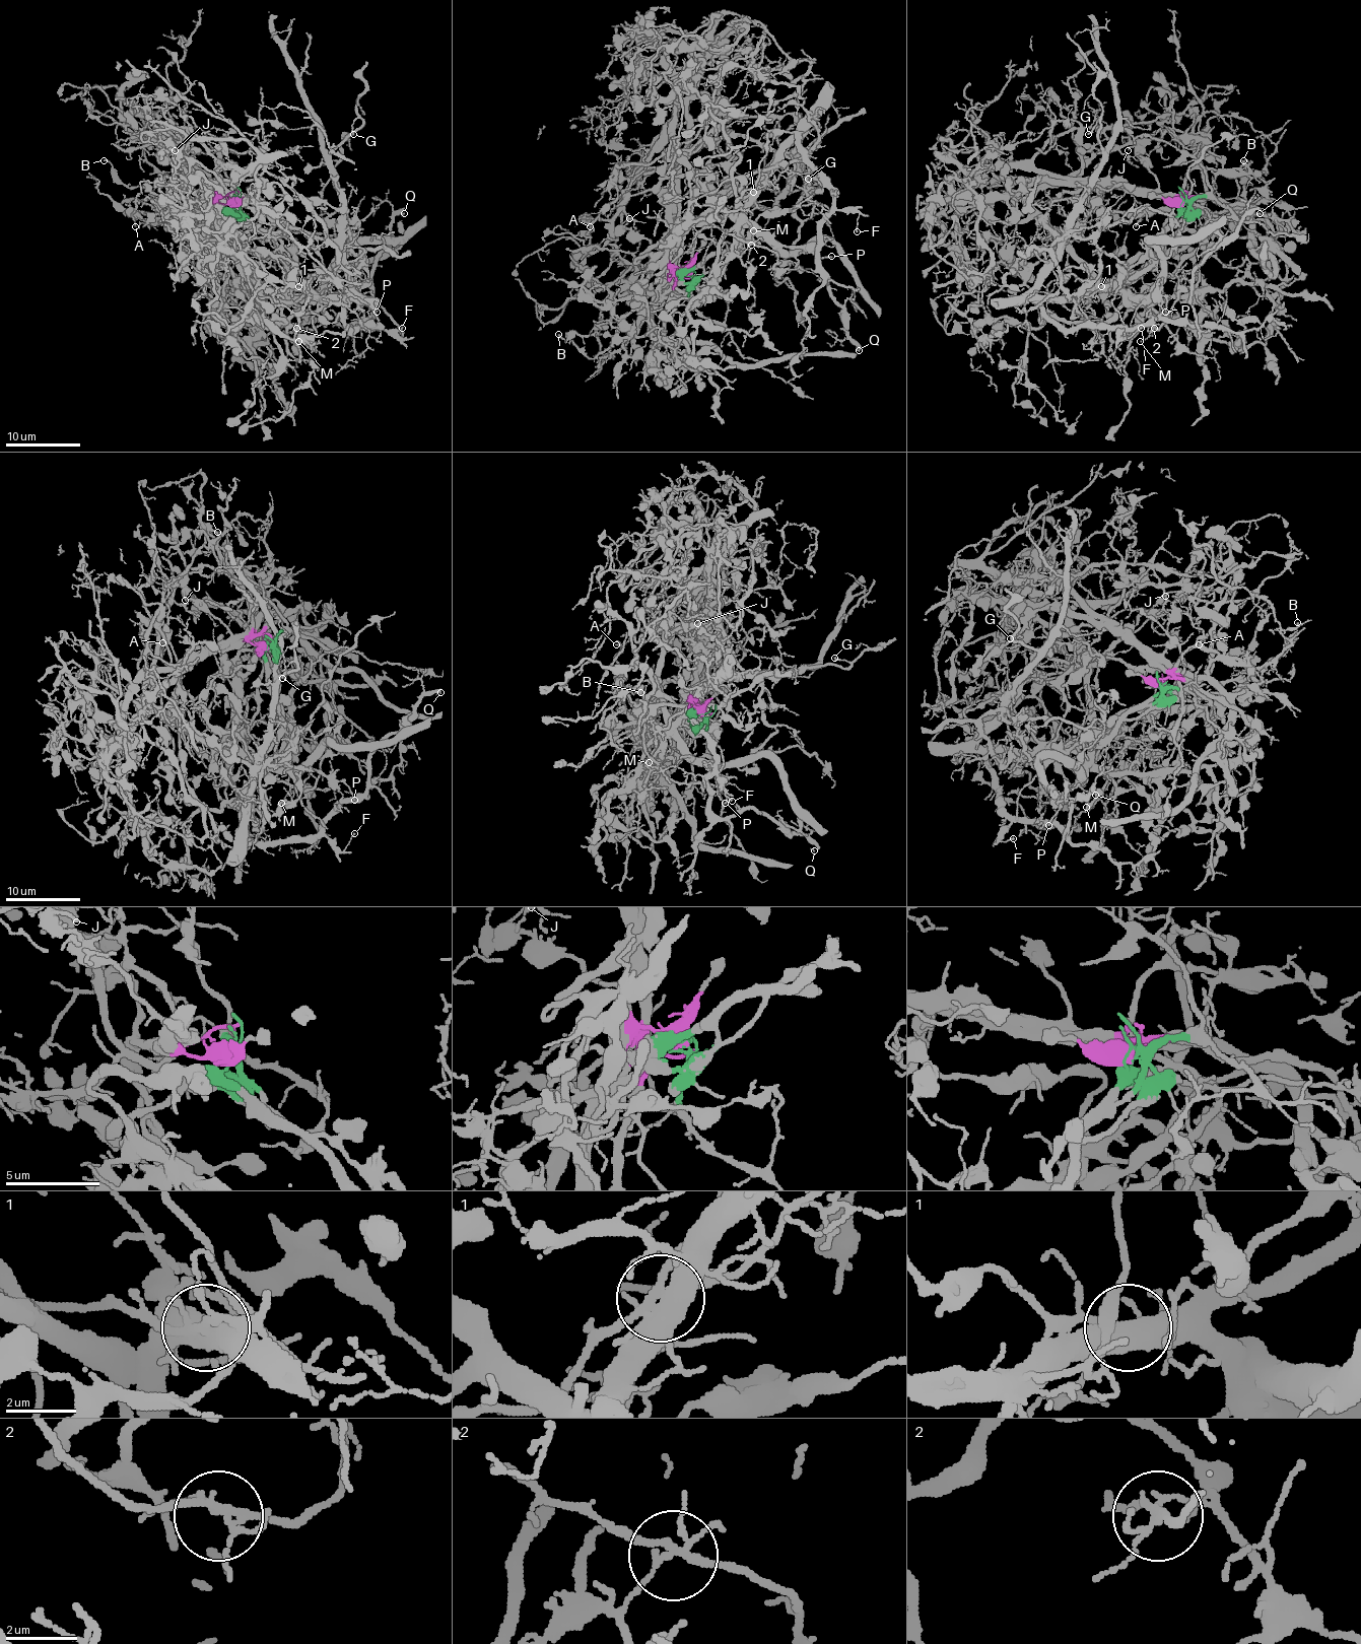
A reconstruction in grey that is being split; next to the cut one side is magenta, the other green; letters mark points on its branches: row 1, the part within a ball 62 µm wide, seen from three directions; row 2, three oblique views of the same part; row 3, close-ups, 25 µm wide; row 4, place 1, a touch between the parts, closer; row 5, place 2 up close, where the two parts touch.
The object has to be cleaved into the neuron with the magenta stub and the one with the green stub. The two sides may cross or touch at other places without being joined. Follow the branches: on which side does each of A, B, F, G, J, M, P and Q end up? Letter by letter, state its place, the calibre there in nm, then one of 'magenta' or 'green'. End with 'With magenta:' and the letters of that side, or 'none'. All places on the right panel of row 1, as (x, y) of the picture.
A: place (1136, 226); calibre 90 nm; magenta
B: place (1243, 160); calibre 140 nm; magenta
F: place (1141, 328); calibre 120 nm; green
G: place (1088, 134); calibre 160 nm; green
J: place (1128, 150); calibre 120 nm; magenta
M: place (1140, 341); calibre 100 nm; green
P: place (1165, 312); calibre 140 nm; green
Q: place (1260, 213); calibre 240 nm; green
With magenta: A, B, J

